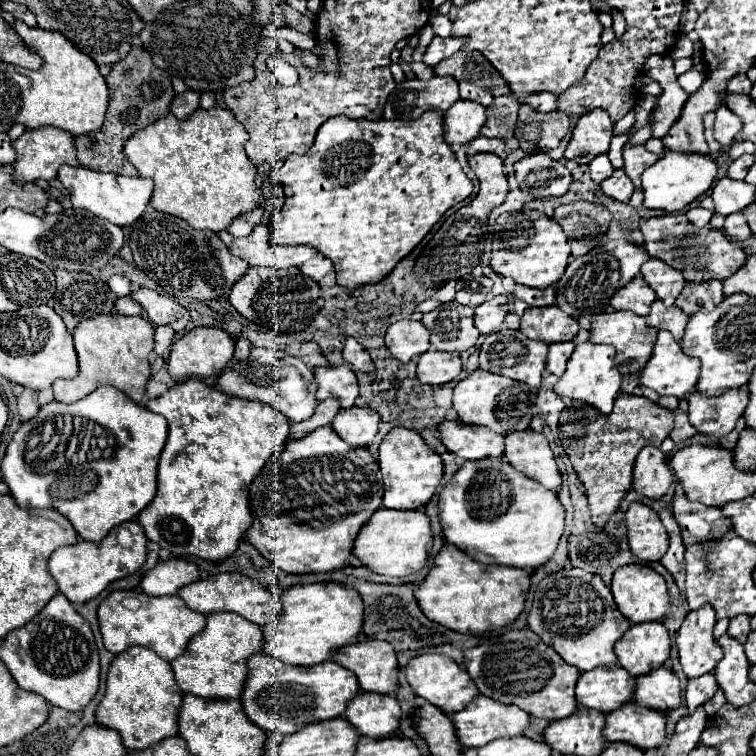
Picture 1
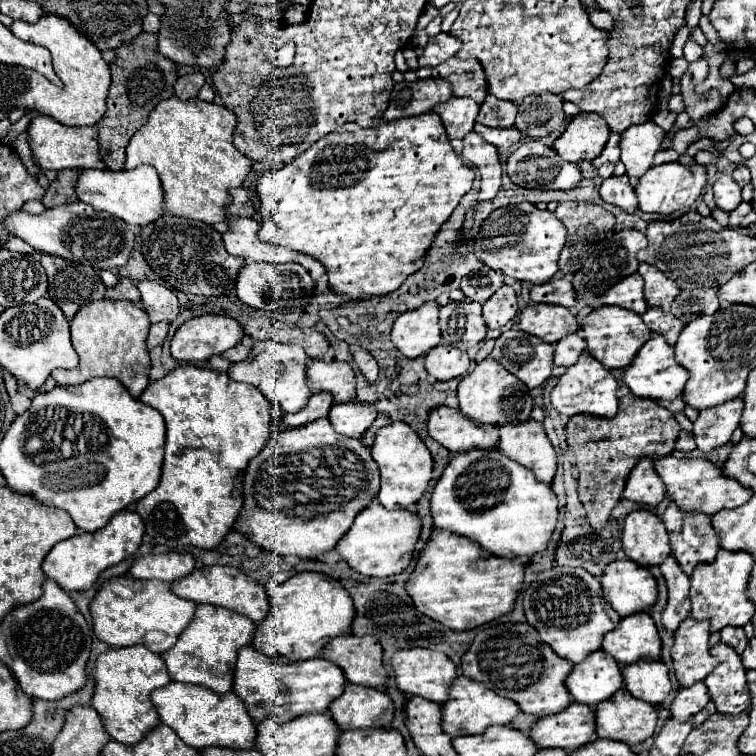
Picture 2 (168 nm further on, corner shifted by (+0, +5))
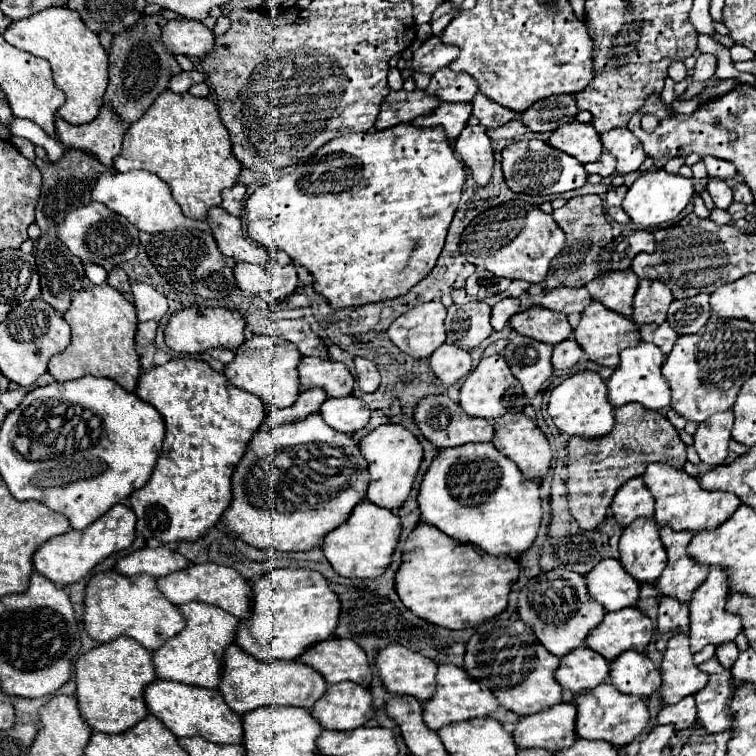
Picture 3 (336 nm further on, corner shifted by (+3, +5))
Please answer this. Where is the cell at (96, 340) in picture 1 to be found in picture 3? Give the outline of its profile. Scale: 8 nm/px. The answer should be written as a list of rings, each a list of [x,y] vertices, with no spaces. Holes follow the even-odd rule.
[[[111,285],[87,287],[71,295],[71,305],[63,319],[71,327],[71,345],[49,361],[49,373],[55,381],[71,381],[83,375],[107,377],[117,381],[123,389],[135,391],[139,379],[139,353],[135,349],[137,315],[135,307]]]

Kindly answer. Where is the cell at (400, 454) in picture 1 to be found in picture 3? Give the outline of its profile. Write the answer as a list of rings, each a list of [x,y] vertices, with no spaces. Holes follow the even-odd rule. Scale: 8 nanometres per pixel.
[[[385,423],[385,425],[379,425],[377,429],[373,429],[369,435],[365,435],[359,441],[359,451],[369,463],[369,477],[371,477],[365,499],[369,499],[371,503],[375,503],[379,507],[397,511],[409,497],[411,485],[415,481],[415,475],[417,475],[421,459],[423,459],[423,449],[421,449],[419,441],[405,427]]]

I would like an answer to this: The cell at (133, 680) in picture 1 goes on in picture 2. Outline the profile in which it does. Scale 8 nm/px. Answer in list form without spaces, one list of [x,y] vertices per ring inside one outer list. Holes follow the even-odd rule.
[[[146,645],[108,649],[96,659],[94,679],[96,691],[92,697],[92,707],[102,717],[102,723],[114,741],[128,745],[138,743],[160,725],[160,717],[150,701],[150,693],[168,685],[172,679],[162,657],[146,649]]]

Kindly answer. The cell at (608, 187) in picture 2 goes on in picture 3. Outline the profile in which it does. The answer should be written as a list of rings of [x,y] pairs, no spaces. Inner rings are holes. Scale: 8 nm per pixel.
[[[625,185],[611,187],[609,193],[607,193],[607,199],[605,199],[605,213],[609,215],[609,219],[613,219],[617,223],[631,223],[631,219],[627,217],[627,213],[621,207],[621,201],[623,201],[625,193],[627,193]]]

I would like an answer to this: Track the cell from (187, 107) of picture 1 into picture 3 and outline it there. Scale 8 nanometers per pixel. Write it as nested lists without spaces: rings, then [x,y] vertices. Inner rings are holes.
[[[181,71],[179,75],[171,77],[169,81],[169,89],[175,91],[175,93],[185,93],[191,85],[195,83],[203,83],[205,81],[205,75],[199,73],[199,71]]]

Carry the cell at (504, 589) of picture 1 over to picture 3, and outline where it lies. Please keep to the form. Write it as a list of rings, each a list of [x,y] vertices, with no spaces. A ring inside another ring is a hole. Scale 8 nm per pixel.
[[[417,523],[403,545],[403,561],[395,577],[397,595],[411,613],[445,629],[465,629],[493,619],[507,607],[519,563],[507,555],[487,555],[473,545],[457,543],[433,525]]]

